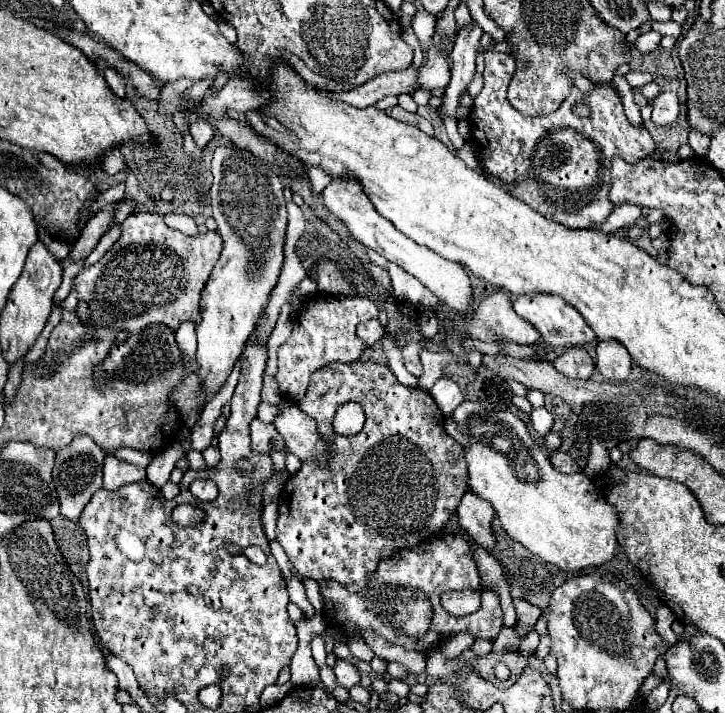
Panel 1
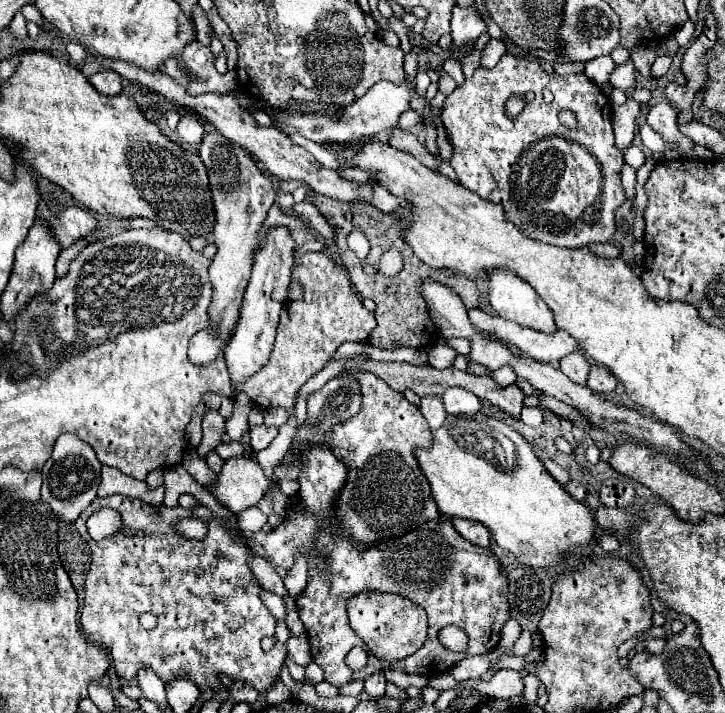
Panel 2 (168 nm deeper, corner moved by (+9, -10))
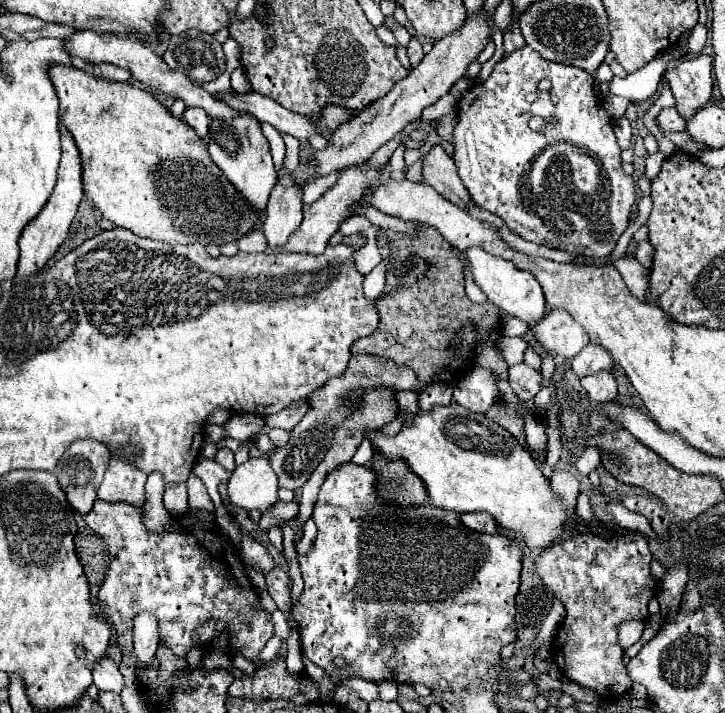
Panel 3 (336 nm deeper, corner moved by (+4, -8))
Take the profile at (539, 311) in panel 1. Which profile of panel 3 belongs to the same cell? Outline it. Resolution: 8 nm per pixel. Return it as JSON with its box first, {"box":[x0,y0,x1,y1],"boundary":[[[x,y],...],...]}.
{"box":[467,246,545,324],"boundary":[[[473,246],[469,248],[467,252],[467,260],[469,260],[469,266],[471,266],[471,274],[473,274],[473,280],[475,284],[485,292],[485,296],[505,314],[509,316],[515,316],[515,318],[521,318],[529,324],[537,322],[543,318],[543,312],[545,312],[545,298],[543,298],[543,290],[539,286],[539,282],[535,280],[533,274],[525,272],[525,270],[519,270],[513,262],[507,262],[507,260],[501,260],[497,256],[491,256],[487,254],[485,250]]]}

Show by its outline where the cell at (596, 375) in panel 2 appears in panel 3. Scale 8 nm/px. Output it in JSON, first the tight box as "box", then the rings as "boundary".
{"box":[581,370,617,402],"boundary":[[[609,370],[581,378],[581,386],[585,388],[587,396],[593,398],[593,402],[611,402],[617,398],[615,376]]]}

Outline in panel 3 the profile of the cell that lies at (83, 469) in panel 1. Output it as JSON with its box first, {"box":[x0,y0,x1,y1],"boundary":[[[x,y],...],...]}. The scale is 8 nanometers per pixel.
{"box":[53,440,111,514],"boundary":[[[77,440],[69,446],[69,450],[63,454],[63,458],[57,462],[53,474],[59,478],[61,488],[67,494],[69,504],[79,512],[79,514],[87,514],[97,498],[97,488],[103,480],[103,474],[107,470],[107,464],[111,460],[111,454],[107,450],[105,444],[97,442],[97,440]]]}

